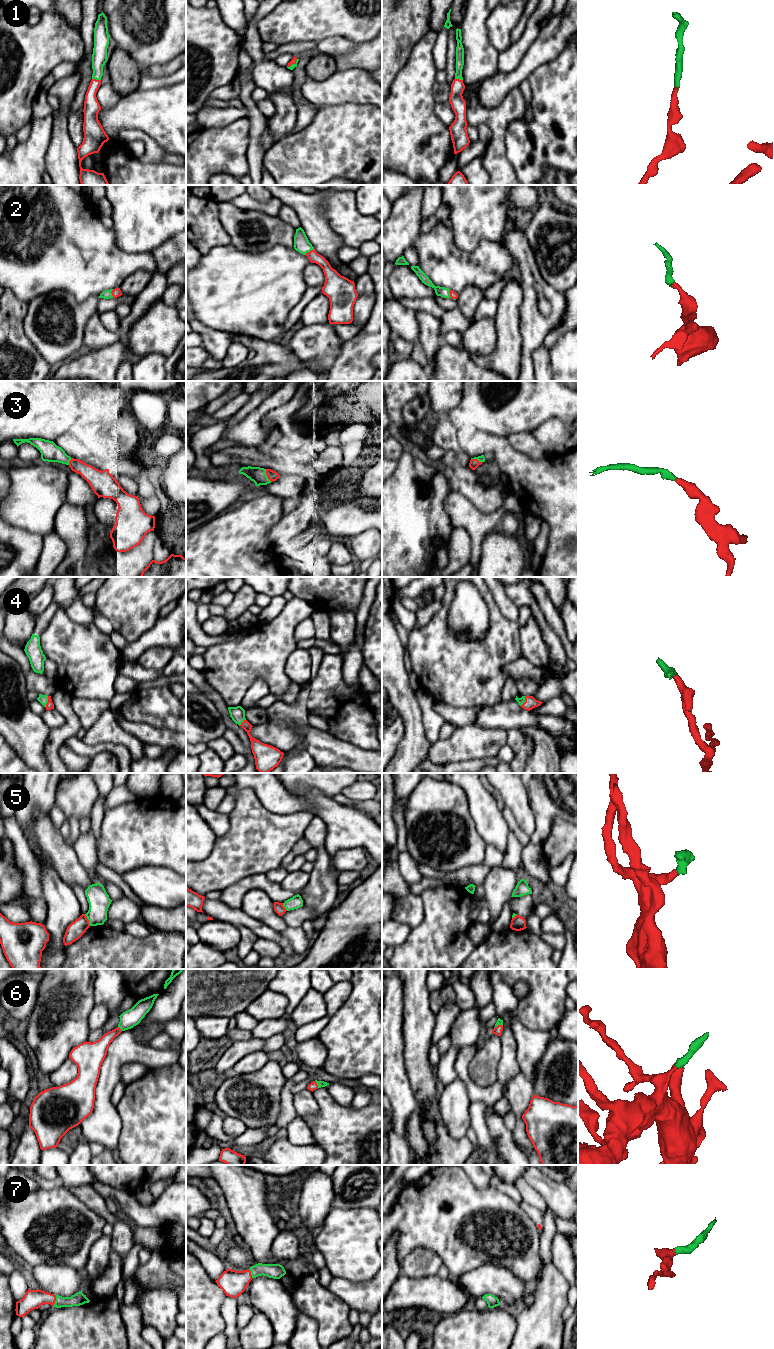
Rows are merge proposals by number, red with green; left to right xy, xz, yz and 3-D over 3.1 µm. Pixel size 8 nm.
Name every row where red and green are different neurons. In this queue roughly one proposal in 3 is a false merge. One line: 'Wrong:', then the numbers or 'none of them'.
Wrong: 5

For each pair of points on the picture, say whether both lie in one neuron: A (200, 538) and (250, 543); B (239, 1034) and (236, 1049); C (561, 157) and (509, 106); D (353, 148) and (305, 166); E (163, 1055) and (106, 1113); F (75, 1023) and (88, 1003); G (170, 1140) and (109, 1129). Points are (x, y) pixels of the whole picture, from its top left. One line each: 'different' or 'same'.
A: same
B: different
C: different
D: same
E: same
F: same
G: different

